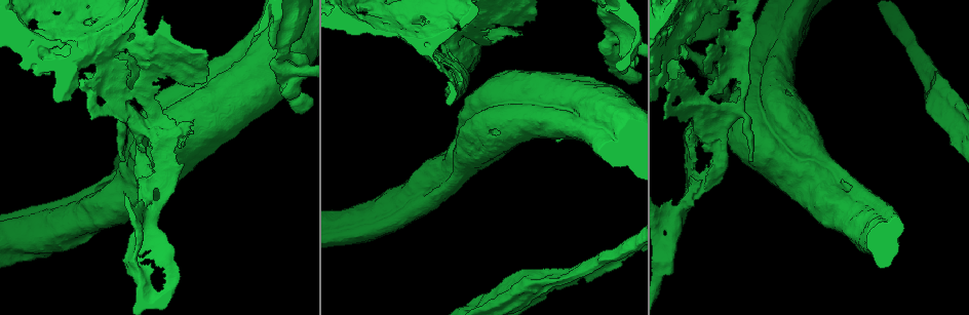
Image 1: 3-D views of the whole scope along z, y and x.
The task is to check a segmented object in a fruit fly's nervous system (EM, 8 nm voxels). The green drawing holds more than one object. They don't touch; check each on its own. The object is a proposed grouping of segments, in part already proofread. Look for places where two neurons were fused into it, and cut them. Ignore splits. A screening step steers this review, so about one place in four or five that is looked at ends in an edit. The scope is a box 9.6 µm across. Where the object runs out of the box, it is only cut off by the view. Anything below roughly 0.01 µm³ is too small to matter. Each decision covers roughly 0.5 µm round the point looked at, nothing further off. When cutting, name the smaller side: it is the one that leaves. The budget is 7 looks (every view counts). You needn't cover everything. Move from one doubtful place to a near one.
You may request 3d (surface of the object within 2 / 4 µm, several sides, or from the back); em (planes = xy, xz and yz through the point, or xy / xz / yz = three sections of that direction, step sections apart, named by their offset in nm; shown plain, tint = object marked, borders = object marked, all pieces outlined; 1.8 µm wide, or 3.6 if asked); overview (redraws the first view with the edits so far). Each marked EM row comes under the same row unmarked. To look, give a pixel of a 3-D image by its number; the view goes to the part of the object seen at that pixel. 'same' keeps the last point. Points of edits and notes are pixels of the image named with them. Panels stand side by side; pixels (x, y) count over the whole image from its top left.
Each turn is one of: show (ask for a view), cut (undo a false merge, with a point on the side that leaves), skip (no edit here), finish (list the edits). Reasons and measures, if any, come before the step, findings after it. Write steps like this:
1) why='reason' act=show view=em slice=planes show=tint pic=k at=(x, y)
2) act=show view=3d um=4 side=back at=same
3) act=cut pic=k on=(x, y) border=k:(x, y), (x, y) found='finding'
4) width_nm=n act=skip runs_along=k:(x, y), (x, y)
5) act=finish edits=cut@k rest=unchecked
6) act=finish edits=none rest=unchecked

why='small branch off a trunk' act=show view=em um=3.6 slice=planes show=tint pic=1 at=(139, 130)

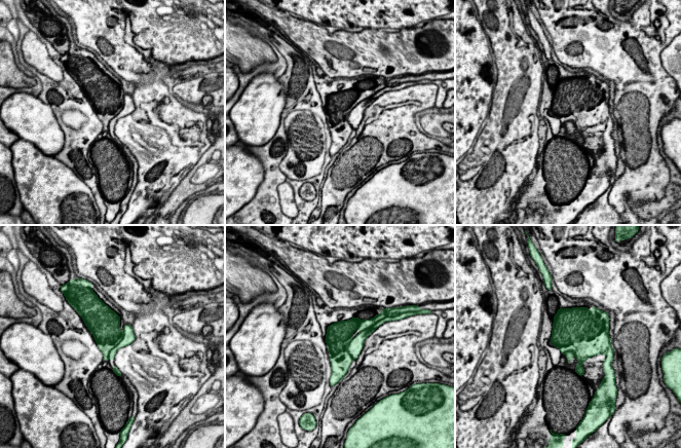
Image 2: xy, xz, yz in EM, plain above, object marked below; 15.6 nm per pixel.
act=cut pic=2 on=(355, 345) part_leaving=2:(128, 327), (128, 336), (111, 356) found='a second neuron is stuck on'

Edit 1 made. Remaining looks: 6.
why='side arm on a straight run' act=show view=3d um=2 pic=1 at=(745, 75)

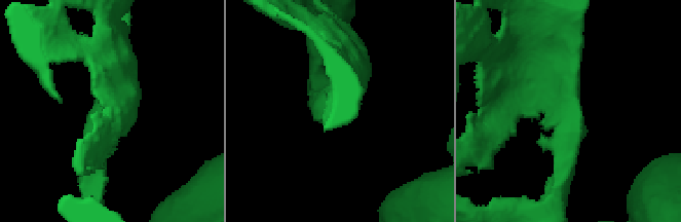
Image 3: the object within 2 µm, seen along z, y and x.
why='shape alone is not enough' act=show view=em slice=xz step=4 show=borders pic=3 at=(560, 103)

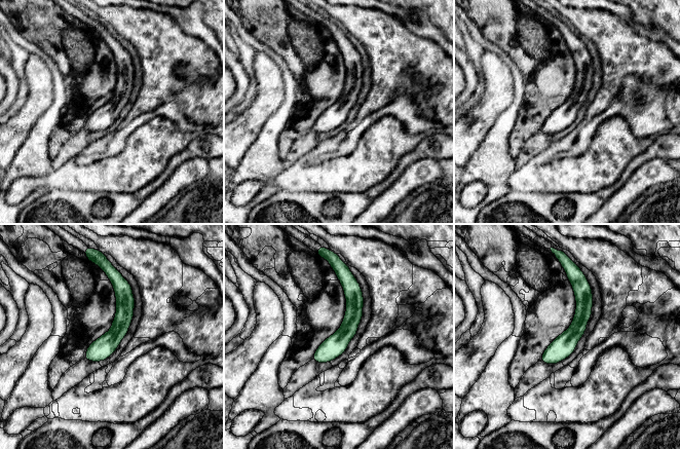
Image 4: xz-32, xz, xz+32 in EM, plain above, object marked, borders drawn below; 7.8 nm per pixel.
width_nm=170 act=skip runs_along=4:(573, 277), (582, 314), (548, 361) found='all the same neuron'

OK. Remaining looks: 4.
why='calibre changes' act=show view=3d um=4 pic=1 at=(814, 163)

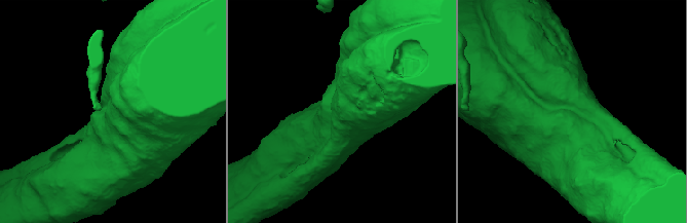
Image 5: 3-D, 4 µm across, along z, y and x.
why='need the tissue' act=show view=em um=3.6 slice=xz step=16 show=tint pic=5 at=(573, 114)

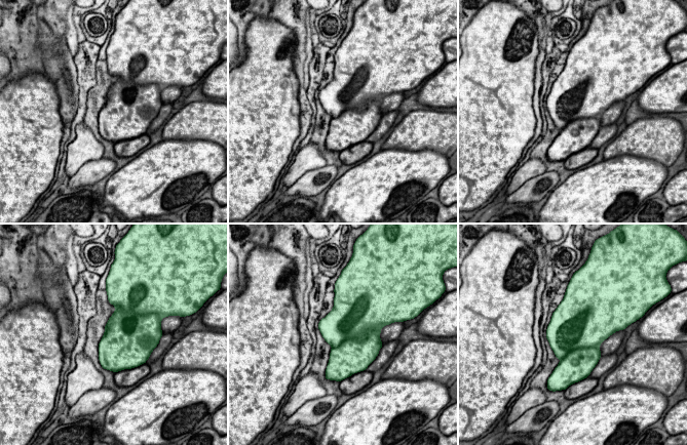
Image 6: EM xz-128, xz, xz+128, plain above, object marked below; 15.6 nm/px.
act=cut pic=6 on=(352, 354) border=6:(377, 328), (332, 348) found='two neurons meet here'

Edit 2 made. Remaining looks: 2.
act=finish edits=cut@2,cut@6 rest=unchecked

